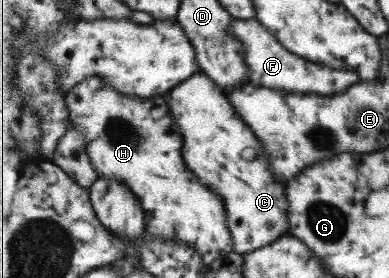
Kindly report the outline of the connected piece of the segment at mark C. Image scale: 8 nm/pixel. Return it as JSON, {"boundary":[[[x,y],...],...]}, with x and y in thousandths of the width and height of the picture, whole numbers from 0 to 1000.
{"boundary":[[[522,255],[494,270],[481,295],[463,299],[427,338],[440,374],[442,417],[452,460],[473,482],[473,572],[483,597],[535,673],[576,716],[586,755],[586,813],[604,860],[604,910],[638,917],[715,867],[730,845],[746,845],[743,759],[748,737],[738,709],[738,665],[704,612],[689,558],[679,547],[656,471],[627,435],[614,399],[596,381],[586,342],[576,335],[542,273]]]}

